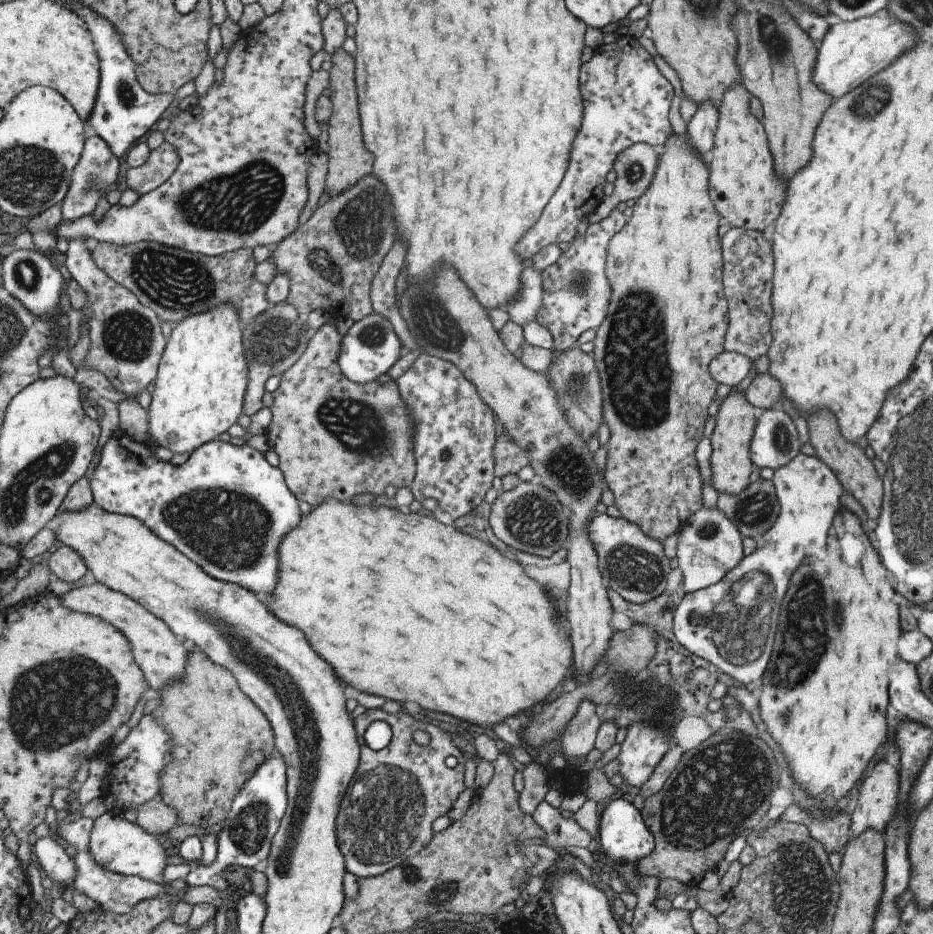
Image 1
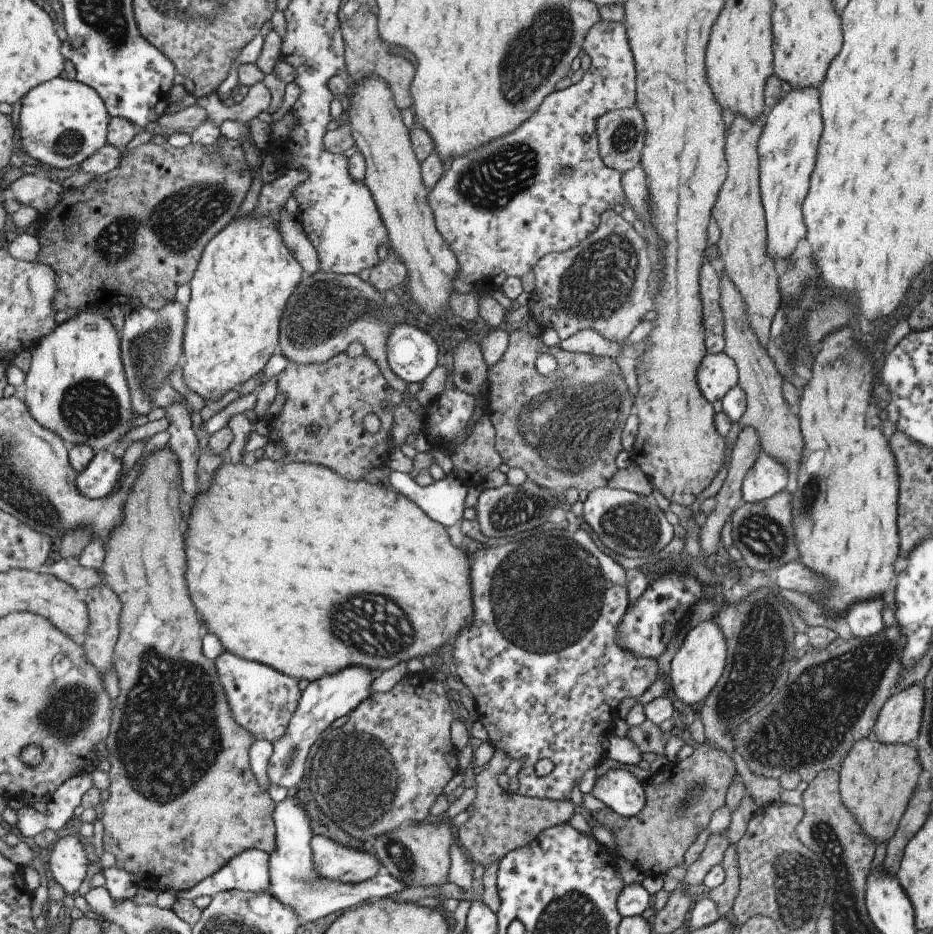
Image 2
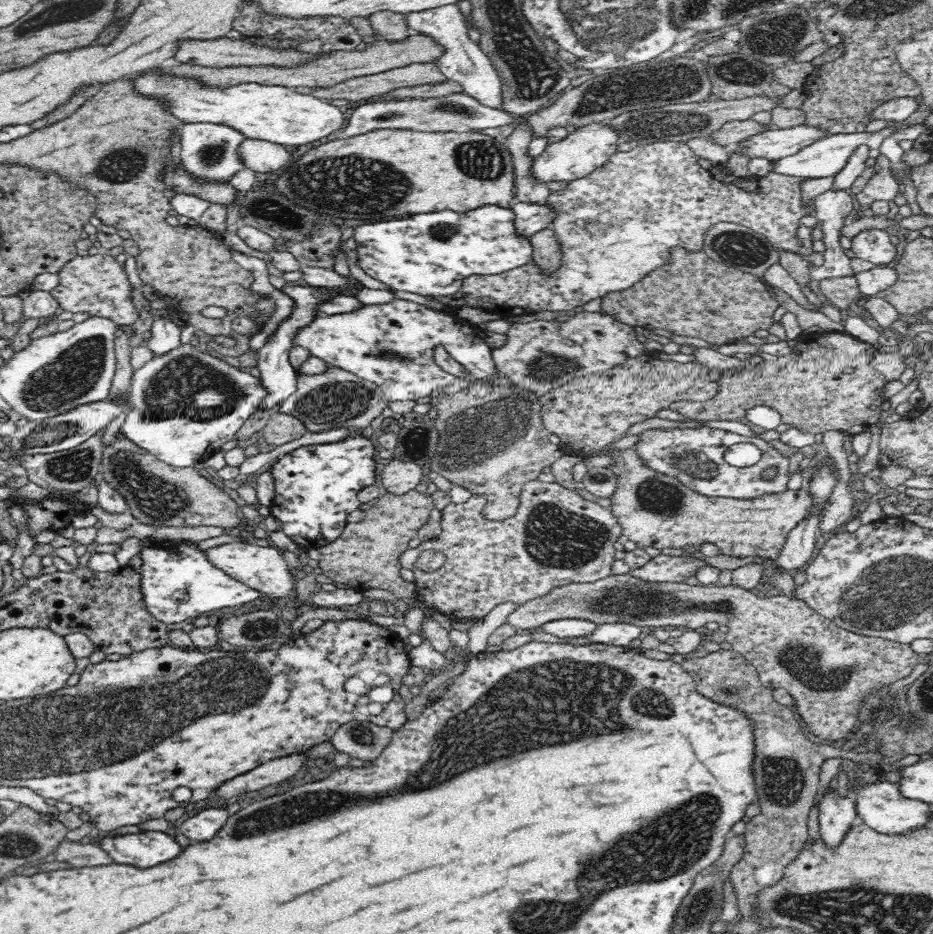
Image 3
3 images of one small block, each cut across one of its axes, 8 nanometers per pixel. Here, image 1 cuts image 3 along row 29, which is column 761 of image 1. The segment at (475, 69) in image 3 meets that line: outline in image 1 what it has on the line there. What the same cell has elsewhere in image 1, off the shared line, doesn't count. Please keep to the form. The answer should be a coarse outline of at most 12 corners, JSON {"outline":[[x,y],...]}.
{"outline":[[757,411],[749,458],[781,468],[801,448],[783,411]]}

